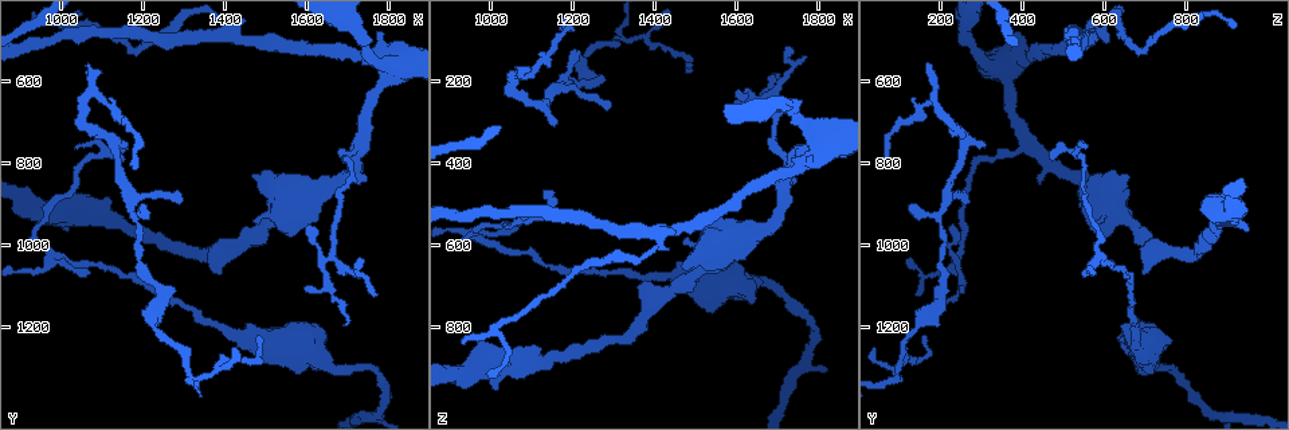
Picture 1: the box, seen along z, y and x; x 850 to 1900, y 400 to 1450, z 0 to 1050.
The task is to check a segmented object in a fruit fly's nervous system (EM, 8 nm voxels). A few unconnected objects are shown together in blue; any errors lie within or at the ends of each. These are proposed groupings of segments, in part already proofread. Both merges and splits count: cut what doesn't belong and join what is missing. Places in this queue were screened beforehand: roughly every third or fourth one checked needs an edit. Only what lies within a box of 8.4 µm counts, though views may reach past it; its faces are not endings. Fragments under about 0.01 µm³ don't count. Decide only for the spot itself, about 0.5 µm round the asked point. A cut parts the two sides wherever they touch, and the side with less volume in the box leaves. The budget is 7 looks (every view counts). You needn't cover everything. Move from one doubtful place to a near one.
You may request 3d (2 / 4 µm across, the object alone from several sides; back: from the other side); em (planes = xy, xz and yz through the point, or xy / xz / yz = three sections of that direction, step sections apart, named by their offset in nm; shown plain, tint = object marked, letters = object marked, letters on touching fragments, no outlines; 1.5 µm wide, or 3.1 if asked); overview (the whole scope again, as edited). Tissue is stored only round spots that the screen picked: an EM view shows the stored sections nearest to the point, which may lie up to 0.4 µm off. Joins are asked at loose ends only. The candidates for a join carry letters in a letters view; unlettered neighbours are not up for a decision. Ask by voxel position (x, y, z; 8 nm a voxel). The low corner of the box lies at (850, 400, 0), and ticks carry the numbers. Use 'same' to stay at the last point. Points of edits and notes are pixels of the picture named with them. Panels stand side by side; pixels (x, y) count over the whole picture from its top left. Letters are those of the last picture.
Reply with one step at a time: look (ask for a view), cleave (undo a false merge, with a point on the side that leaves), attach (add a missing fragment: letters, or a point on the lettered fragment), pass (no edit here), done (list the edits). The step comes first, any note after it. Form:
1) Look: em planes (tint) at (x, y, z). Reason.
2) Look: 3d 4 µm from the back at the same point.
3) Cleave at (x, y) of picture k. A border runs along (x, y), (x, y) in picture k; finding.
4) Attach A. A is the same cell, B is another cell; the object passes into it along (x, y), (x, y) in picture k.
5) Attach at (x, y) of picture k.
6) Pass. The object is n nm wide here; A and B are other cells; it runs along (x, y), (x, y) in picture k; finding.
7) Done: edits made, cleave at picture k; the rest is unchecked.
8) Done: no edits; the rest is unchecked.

Look: 3d 2 µm at (1005, 1030, 590). A fork.

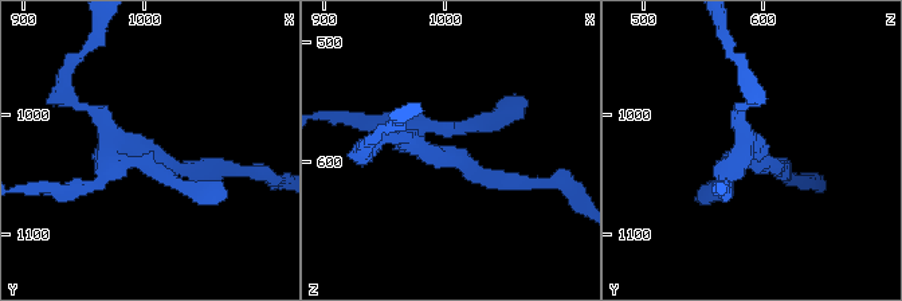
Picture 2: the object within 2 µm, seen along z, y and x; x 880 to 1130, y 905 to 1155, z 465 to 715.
Look: em planes (letters) at (1002, 1034, 596).

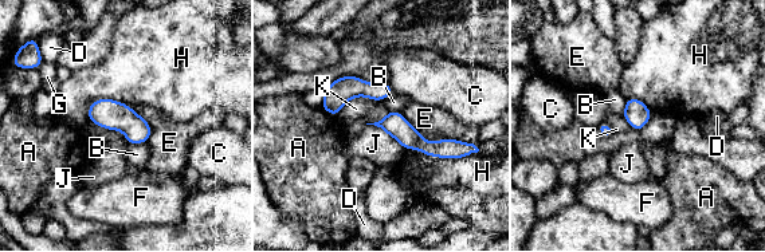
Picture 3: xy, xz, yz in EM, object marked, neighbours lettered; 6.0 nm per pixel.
Pass. A, B, C, D, E, F, G, H, J and K are other cells; it runs along (381, 123), (455, 154) in picture 3; all the same neuron.

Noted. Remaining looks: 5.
Look: 3d 4 µm at (1060, 560, 170). An open end.

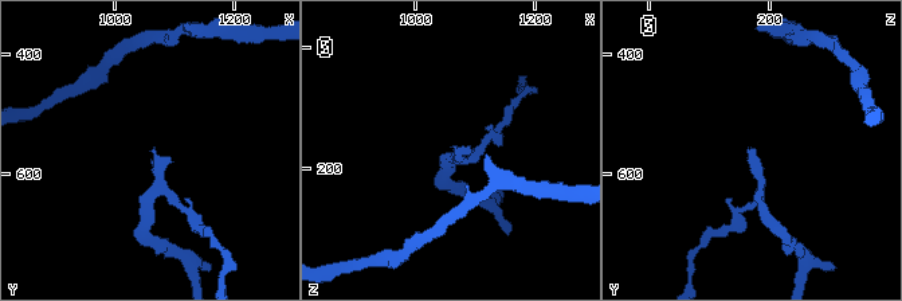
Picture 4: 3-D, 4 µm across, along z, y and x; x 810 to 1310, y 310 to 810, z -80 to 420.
Look: em planes (tint) at (1065, 560, 165). Need the tissue.

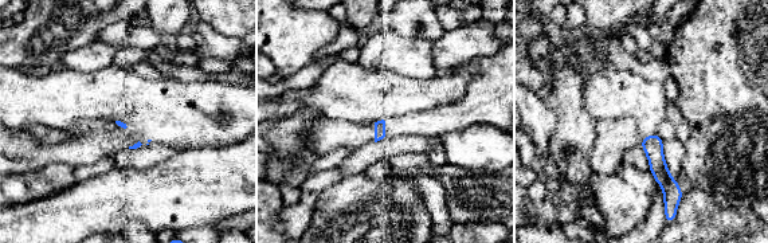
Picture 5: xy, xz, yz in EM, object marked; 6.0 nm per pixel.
Look: em planes (letters) at the same point.

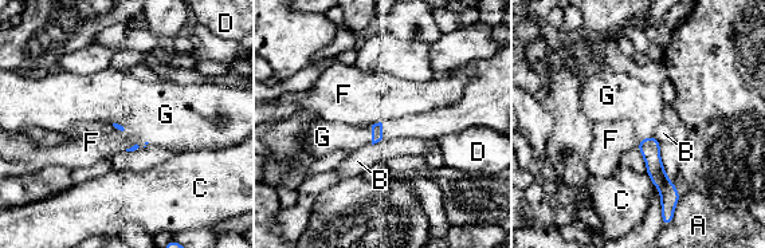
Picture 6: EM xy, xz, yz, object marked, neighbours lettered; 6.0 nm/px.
Attach G. The longest contact is with G, 120 nm; G is the same cell, A, B, C, D and F are other cells; the object passes into it along (650, 148), (644, 138), (634, 99) in picture 6; it goes on there.

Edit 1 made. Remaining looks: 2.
Look: overview. See it whole again.

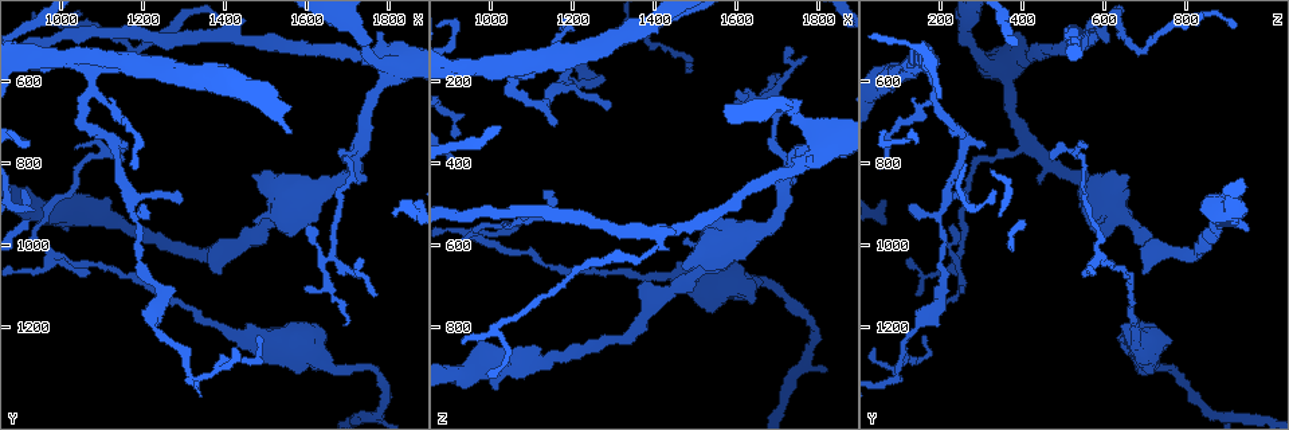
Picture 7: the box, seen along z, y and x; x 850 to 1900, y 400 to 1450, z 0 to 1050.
Look: em yz step 8 (letters) at (1285, 890, 270).

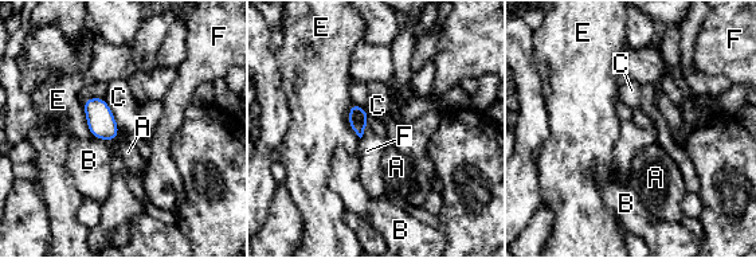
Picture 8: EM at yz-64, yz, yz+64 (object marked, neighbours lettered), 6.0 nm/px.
Pass. The object is 110 nm wide here; A, B, C, E and F are other cells; a border runs along (102, 98), (118, 126) in picture 8; none of them fits.

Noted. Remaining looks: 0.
Done: edits made, attach at picture 6; the rest is unchecked.

